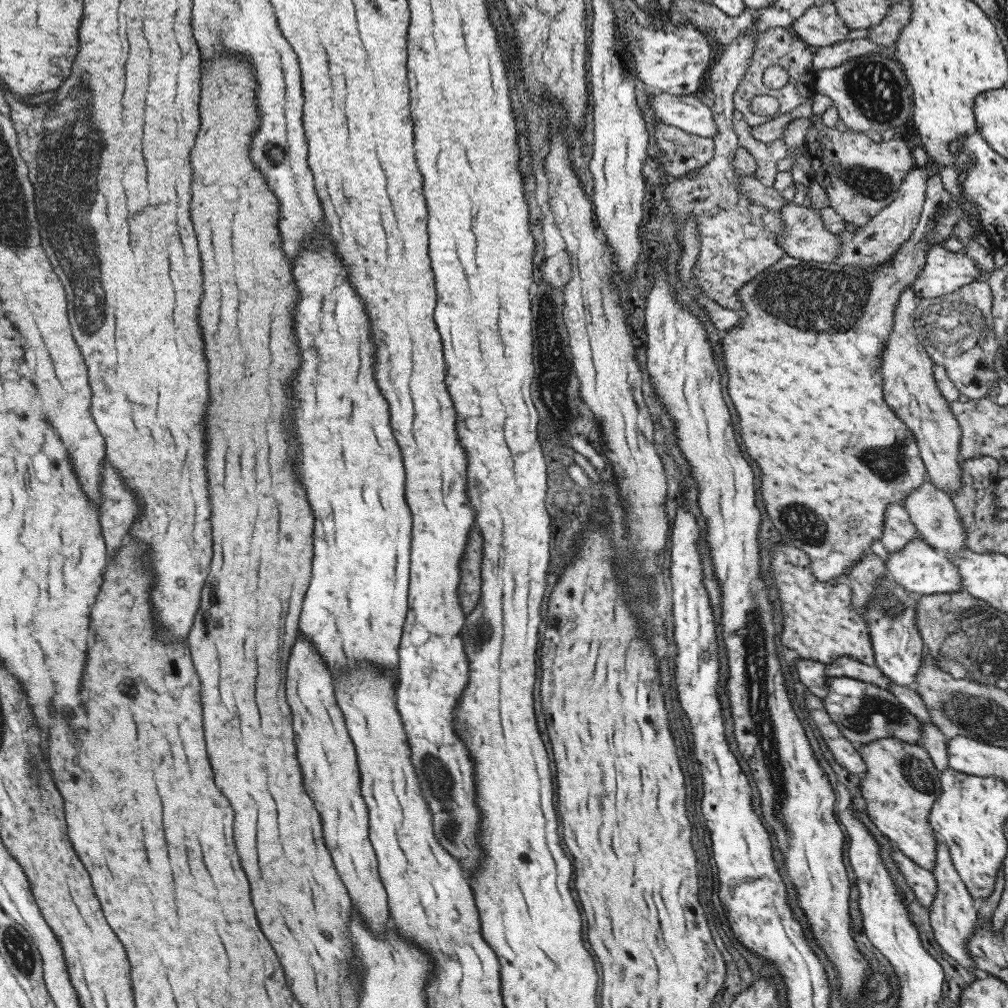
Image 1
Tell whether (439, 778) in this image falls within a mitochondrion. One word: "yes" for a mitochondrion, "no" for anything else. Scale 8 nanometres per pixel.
yes

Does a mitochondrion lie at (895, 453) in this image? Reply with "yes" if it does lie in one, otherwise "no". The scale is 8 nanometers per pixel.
yes

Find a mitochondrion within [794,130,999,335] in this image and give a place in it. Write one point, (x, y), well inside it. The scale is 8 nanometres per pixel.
(871, 183)

